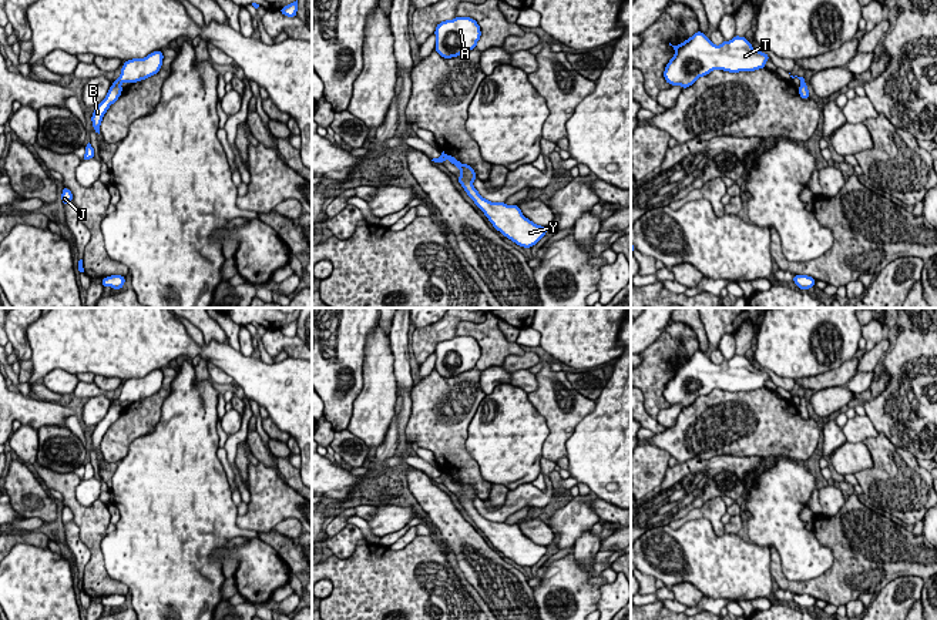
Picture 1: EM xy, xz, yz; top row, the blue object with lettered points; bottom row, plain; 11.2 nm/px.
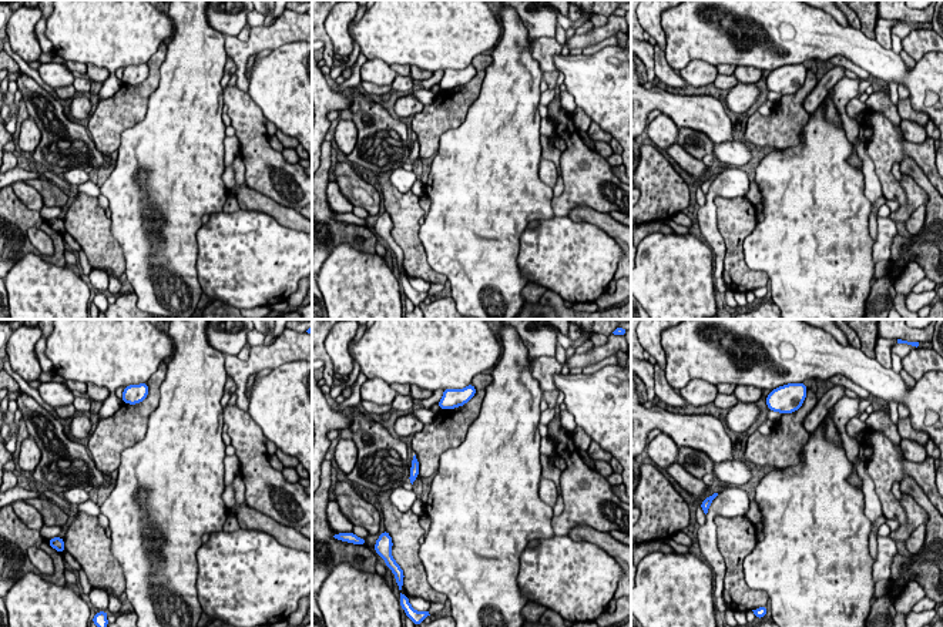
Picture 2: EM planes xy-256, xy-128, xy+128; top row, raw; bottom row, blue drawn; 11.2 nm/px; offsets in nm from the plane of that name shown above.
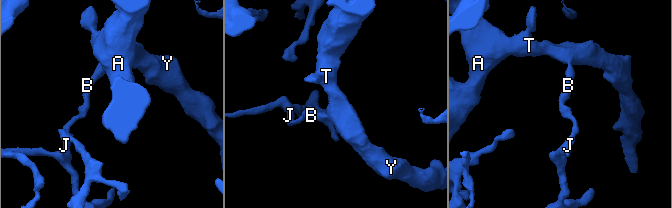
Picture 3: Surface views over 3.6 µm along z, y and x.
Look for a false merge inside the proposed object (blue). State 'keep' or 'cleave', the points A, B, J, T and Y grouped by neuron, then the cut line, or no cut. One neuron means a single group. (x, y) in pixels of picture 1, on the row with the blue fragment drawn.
keep; A B J T Y; no cut

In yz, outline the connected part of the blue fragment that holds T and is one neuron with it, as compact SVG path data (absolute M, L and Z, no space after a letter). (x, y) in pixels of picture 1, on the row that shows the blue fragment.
M696 31L672 47L675 56L664 70L664 78L668 84L679 84L684 90L716 68L729 73L756 71L765 68L770 58L766 53L755 50L749 40L740 36L715 46L702 31Z

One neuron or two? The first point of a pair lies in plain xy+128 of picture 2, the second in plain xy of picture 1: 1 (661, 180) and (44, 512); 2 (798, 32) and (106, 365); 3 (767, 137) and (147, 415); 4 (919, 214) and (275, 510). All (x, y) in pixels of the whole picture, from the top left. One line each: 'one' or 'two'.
1: one
2: one
3: one
4: two

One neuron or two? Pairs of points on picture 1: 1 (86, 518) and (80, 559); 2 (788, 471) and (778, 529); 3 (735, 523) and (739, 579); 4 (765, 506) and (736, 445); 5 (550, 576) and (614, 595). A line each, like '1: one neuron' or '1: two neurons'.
1: two neurons
2: one neuron
3: two neurons
4: two neurons
5: two neurons

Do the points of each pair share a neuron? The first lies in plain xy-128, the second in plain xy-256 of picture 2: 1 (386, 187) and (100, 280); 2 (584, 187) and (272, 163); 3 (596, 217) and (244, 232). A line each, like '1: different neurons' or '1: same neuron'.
1: different neurons
2: same neuron
3: different neurons

